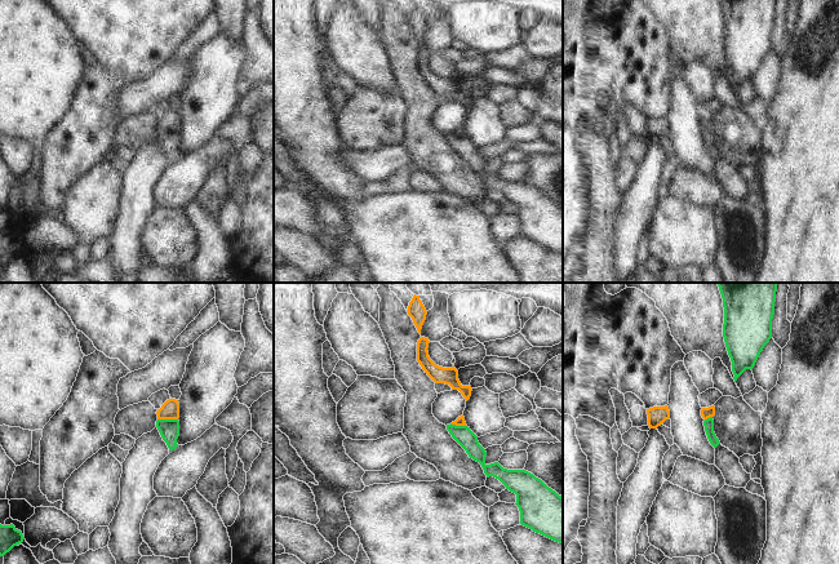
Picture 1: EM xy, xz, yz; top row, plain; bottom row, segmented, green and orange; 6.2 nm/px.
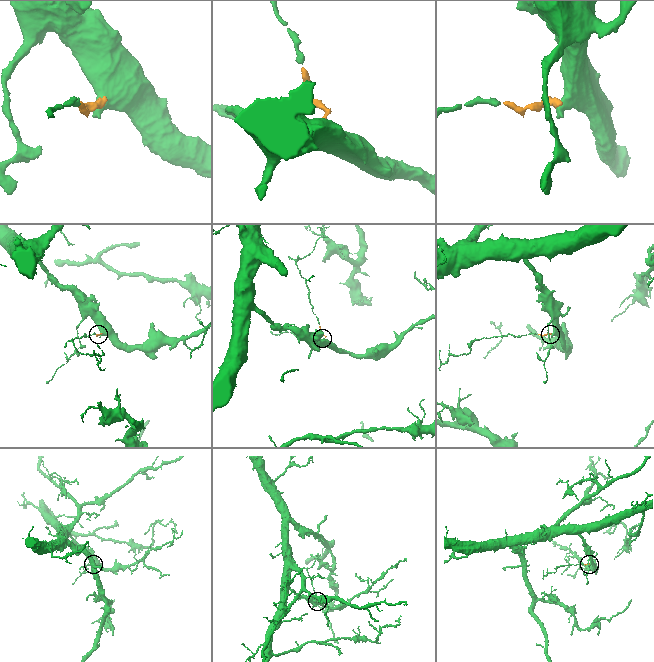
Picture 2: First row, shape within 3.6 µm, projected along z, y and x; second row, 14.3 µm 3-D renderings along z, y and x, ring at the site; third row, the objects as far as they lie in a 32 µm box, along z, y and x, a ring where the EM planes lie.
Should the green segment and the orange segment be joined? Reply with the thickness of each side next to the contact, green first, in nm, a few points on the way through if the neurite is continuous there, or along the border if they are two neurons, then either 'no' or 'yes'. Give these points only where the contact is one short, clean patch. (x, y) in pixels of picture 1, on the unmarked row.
130 nm thick on the green side, 110 nm on the other; runs through xy (169, 140), (168, 130), (169, 120); yes

